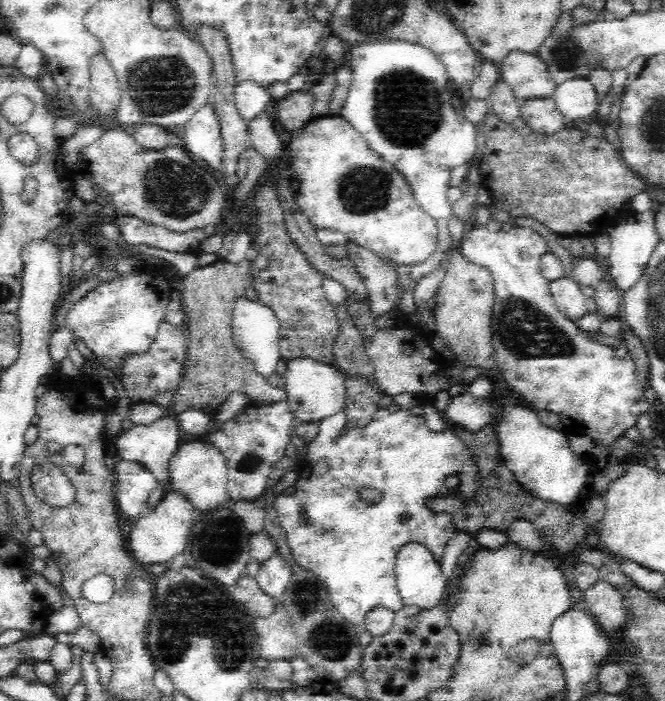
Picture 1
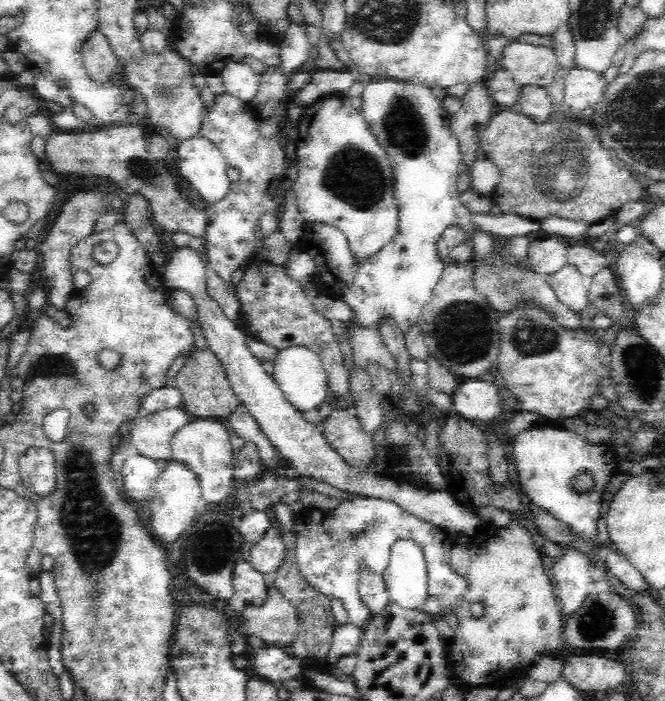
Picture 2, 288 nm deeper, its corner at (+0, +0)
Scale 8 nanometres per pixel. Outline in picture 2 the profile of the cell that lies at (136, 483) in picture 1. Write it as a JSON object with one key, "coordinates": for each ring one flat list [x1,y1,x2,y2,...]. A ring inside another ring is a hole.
{"coordinates":[[130,456,126,460,126,464,122,466,122,480,124,480,124,488,126,488,126,500,130,500,132,504,136,502,146,502,152,494,152,488,156,486,156,480,160,478,164,466,162,462,154,462,152,458,146,456]]}

